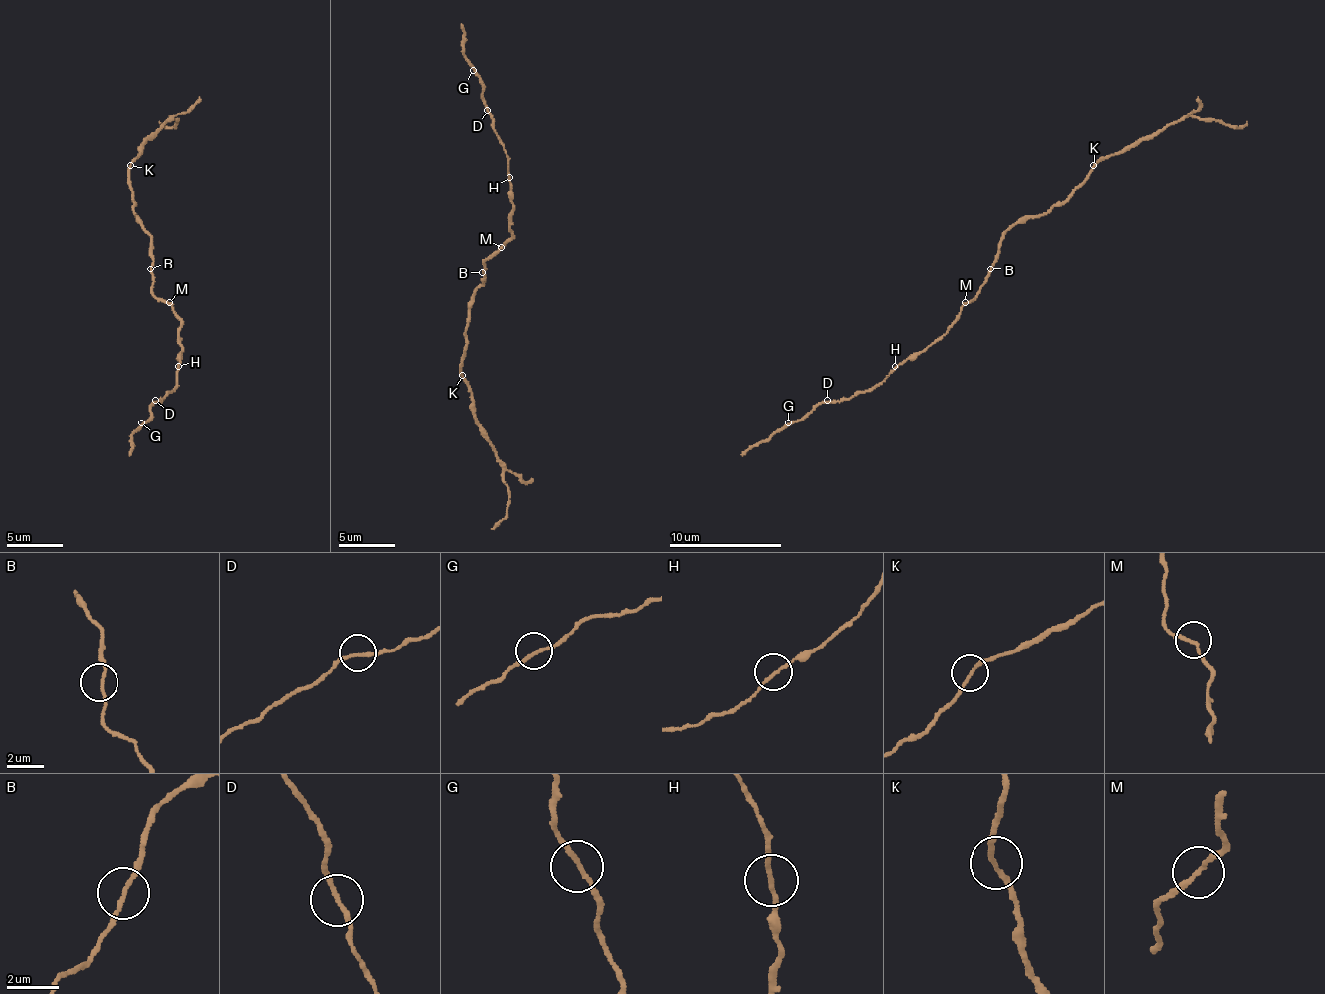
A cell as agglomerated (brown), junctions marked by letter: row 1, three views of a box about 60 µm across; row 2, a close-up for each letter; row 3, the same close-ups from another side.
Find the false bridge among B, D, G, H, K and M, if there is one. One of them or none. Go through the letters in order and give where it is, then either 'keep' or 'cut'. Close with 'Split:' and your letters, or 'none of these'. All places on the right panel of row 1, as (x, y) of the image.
B: (990, 268) | keep
D: (827, 400) | keep
G: (788, 422) | keep
H: (895, 366) | keep
K: (1093, 165) | keep
M: (965, 302) | keep
Split: none of these

